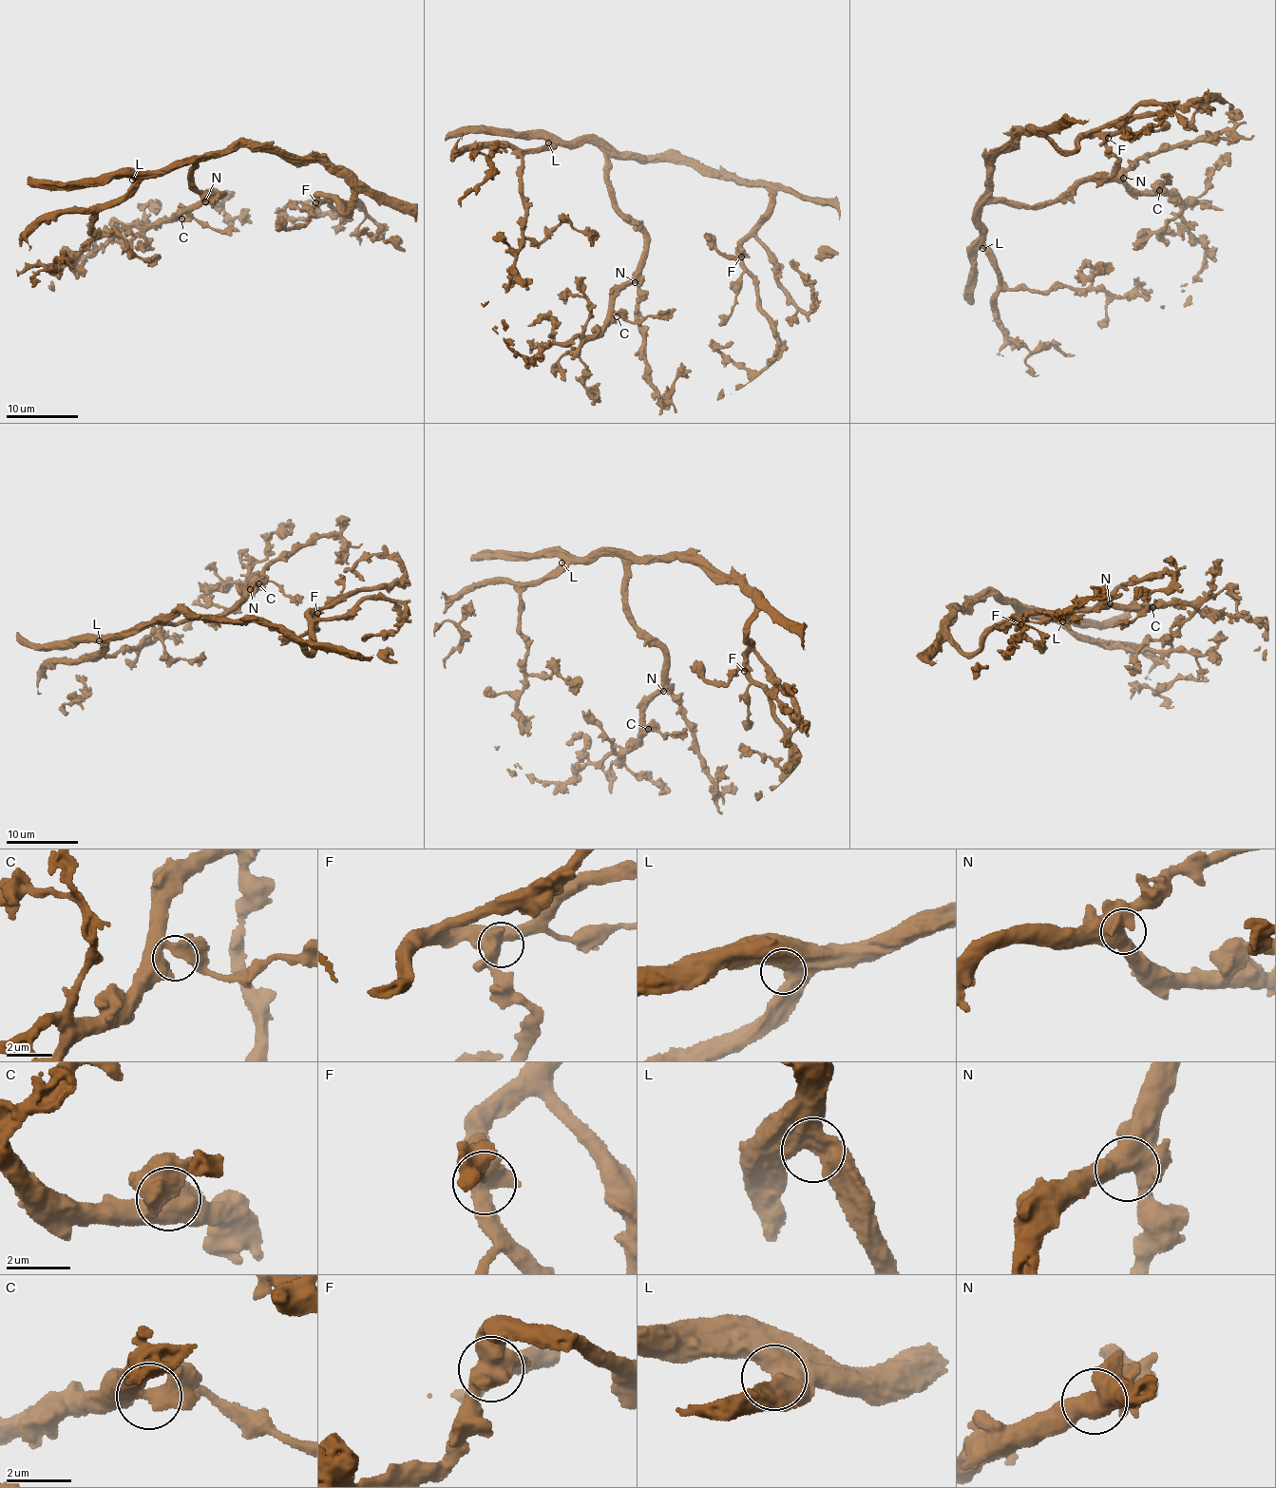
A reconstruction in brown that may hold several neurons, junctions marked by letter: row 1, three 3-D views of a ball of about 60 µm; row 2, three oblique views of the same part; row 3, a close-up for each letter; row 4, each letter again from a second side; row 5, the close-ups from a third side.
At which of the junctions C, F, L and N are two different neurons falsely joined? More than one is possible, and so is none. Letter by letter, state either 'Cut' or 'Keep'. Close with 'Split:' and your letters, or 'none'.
C: Keep
F: Keep
L: Keep
N: Keep
Split: none

